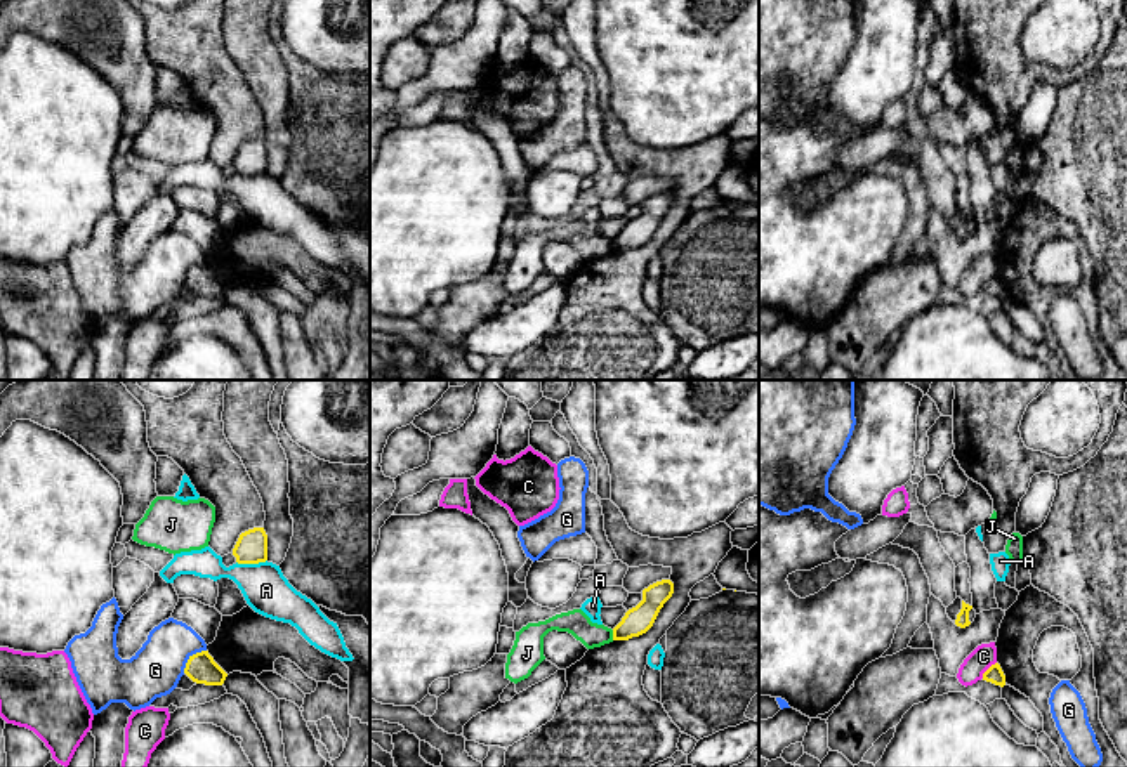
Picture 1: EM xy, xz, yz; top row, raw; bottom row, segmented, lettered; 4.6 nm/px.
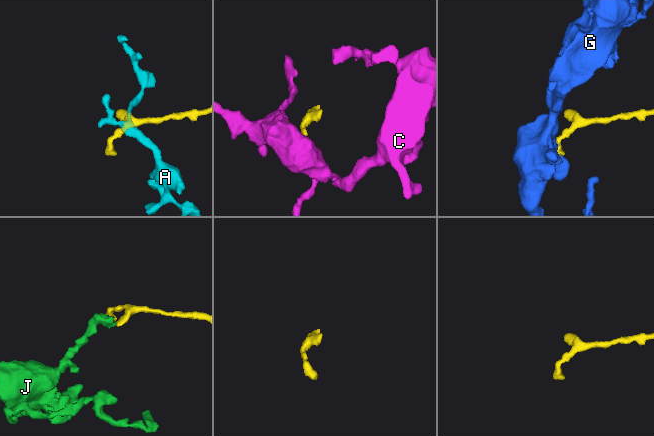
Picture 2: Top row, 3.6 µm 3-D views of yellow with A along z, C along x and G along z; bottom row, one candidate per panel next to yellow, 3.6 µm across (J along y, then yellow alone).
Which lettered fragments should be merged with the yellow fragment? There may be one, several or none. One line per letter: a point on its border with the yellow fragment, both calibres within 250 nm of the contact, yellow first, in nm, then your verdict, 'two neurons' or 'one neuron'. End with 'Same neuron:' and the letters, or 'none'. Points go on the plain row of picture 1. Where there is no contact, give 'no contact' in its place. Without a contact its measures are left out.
A: meets yellow in xy at (250, 174); 140 nm thick on the yellow side, 220 nm on the other; two neurons
C: meets yellow in yz at (987, 281); 80 nm thick on the yellow side, 110 nm on the other; two neurons
G: meets yellow in xy at (190, 269); 140 nm thick on the yellow side, 240 nm on the other; two neurons
J: meets yellow in xz at (613, 247); 130 nm thick on the yellow side, 120 nm on the other; two neurons
Same neuron: none

